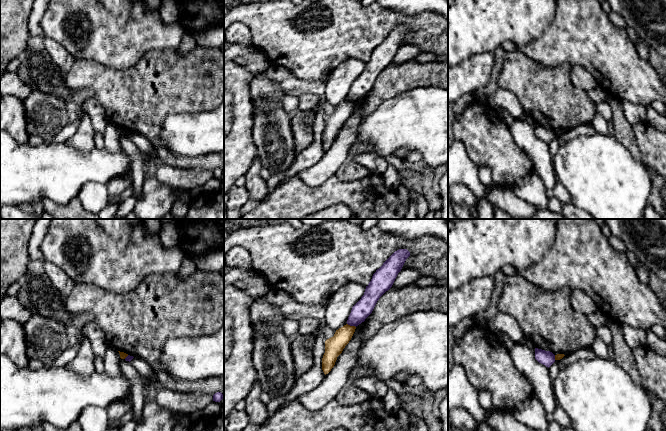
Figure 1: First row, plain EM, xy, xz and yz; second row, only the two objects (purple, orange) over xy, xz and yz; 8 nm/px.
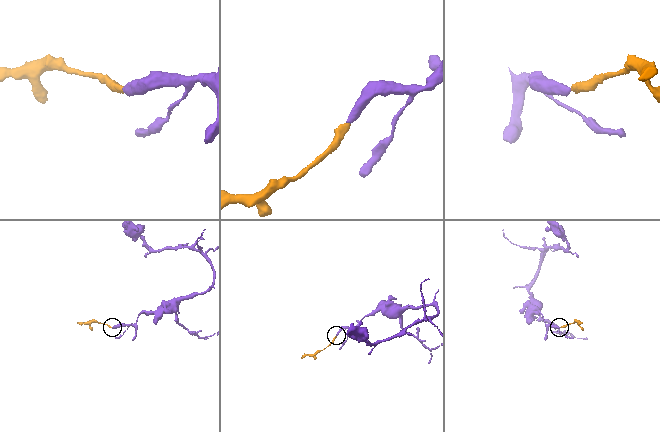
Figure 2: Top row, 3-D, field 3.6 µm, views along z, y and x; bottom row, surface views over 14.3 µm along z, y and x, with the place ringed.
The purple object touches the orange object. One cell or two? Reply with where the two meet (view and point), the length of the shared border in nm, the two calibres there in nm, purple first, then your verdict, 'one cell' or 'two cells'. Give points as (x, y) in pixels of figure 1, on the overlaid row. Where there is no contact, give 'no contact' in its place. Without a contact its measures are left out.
xz (351, 325) | 80 nm | 150/150 nm | two cells

